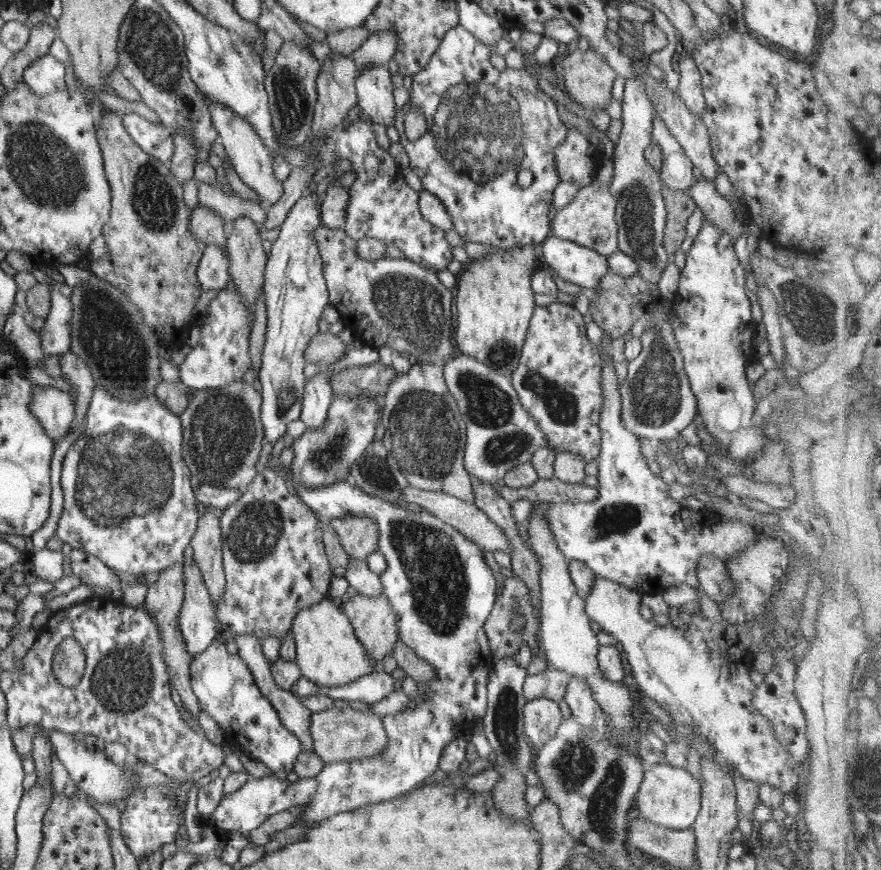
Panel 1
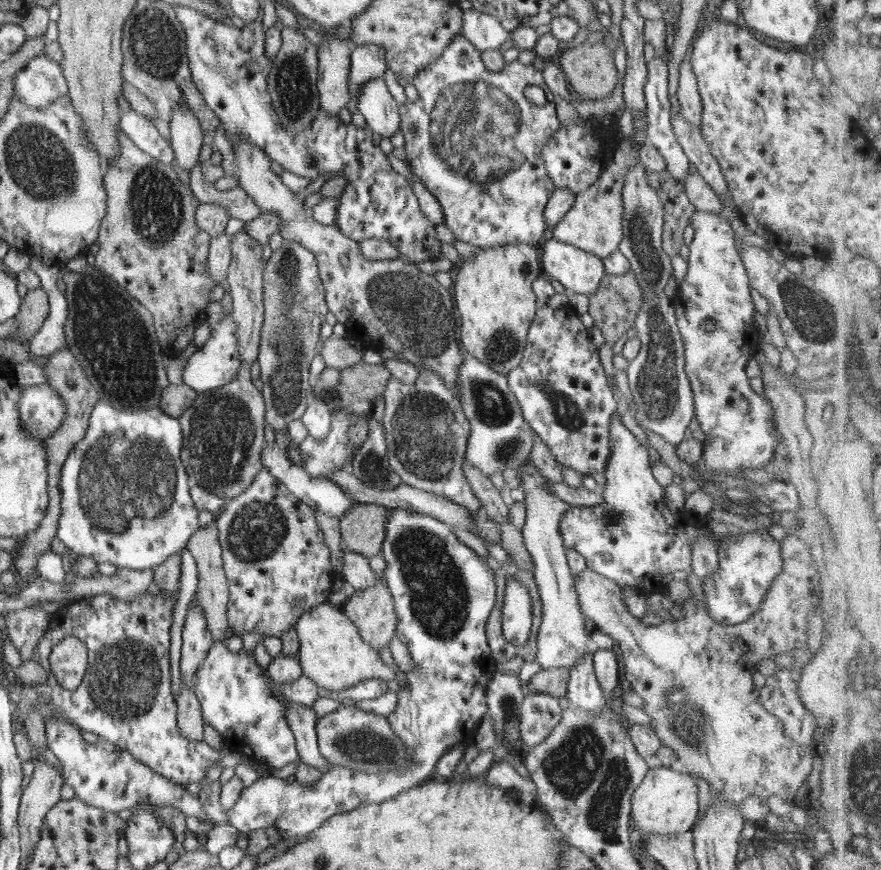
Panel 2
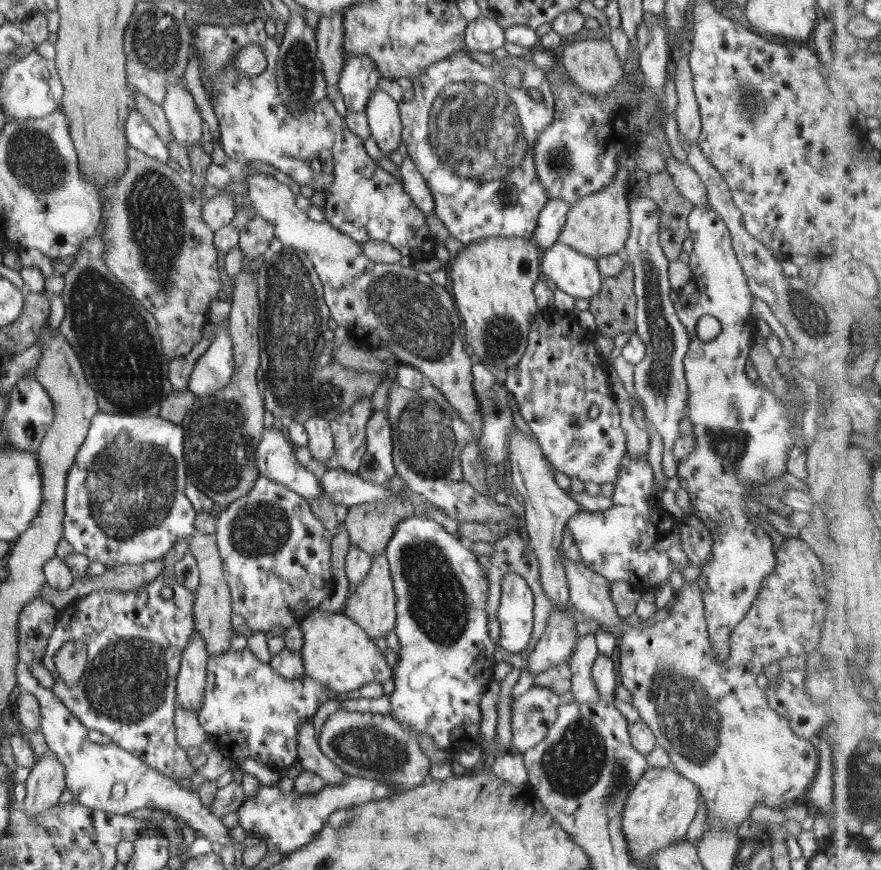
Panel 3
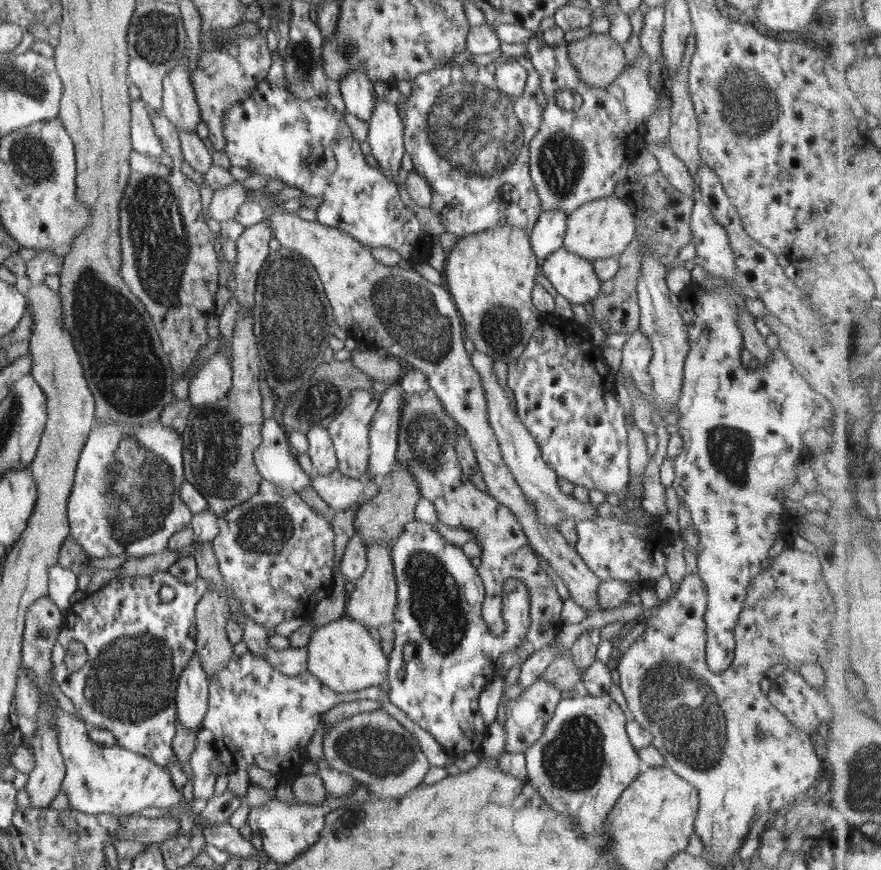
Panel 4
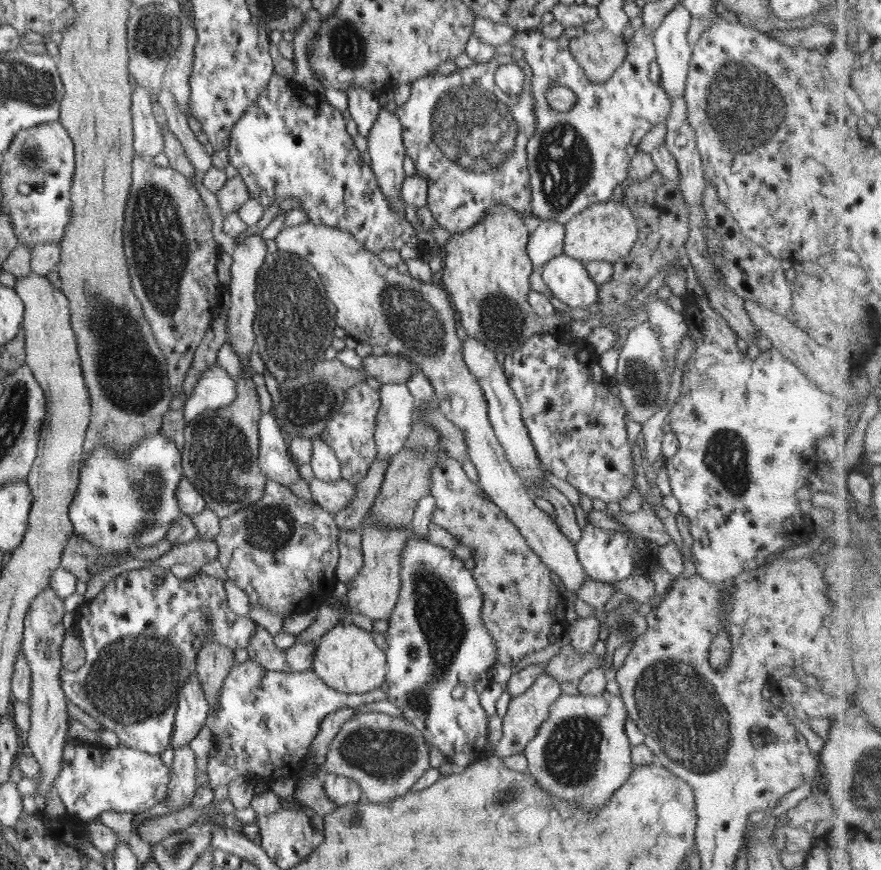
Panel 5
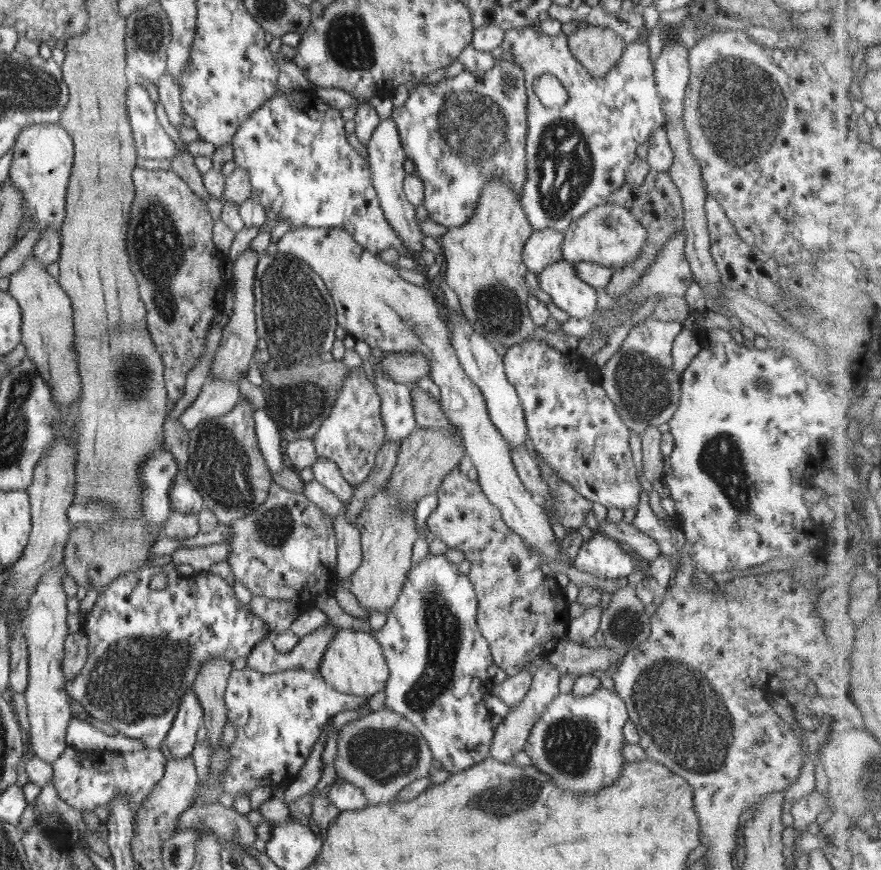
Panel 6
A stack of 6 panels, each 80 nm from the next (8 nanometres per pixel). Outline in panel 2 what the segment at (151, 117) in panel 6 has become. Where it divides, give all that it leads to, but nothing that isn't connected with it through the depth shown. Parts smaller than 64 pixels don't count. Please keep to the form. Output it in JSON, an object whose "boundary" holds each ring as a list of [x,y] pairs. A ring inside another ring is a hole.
{"boundary":[[[134,109],[120,114],[119,128],[135,146],[161,163],[173,162],[173,148],[160,135],[156,126],[148,117]]]}

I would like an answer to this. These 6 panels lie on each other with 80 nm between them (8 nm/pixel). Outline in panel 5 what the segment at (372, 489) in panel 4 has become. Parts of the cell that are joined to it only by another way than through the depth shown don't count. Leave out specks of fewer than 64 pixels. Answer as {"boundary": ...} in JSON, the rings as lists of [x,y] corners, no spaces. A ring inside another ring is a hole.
{"boundary":[[[314,478],[309,483],[314,502],[333,516],[349,503],[354,495],[354,485],[346,480],[324,482]]]}

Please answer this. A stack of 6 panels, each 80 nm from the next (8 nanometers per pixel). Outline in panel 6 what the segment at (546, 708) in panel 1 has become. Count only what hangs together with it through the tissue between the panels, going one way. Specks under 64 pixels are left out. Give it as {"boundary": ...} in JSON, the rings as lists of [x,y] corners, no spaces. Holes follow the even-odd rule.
{"boundary":[[[546,662],[546,664],[538,667],[538,669],[534,669],[531,687],[524,695],[524,698],[522,698],[521,703],[516,705],[495,729],[490,746],[490,758],[494,758],[501,763],[508,763],[519,752],[524,750],[532,727],[537,723],[537,718],[542,716],[543,710],[559,695],[560,672],[556,665],[552,666],[550,662]]]}

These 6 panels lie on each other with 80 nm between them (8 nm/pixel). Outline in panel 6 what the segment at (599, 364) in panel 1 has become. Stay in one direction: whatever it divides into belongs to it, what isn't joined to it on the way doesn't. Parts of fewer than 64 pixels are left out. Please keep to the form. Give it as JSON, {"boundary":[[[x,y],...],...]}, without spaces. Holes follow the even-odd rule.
{"boundary":[[[527,340],[520,344],[512,344],[512,347],[507,350],[506,355],[503,357],[505,374],[507,380],[511,386],[514,386],[517,395],[520,398],[521,406],[524,410],[526,427],[528,436],[532,440],[532,446],[537,451],[541,458],[550,465],[551,470],[558,474],[559,478],[562,478],[569,486],[572,486],[574,491],[578,492],[578,495],[582,495],[584,498],[591,500],[592,502],[599,502],[609,508],[619,508],[624,510],[626,508],[635,508],[639,505],[639,496],[642,492],[642,484],[637,478],[637,471],[634,462],[632,461],[632,451],[630,451],[630,429],[621,421],[618,412],[616,412],[616,406],[614,402],[610,400],[610,397],[606,395],[606,392],[602,390],[602,386],[599,383],[599,374],[597,368],[591,366],[588,360],[584,360],[582,357],[577,356],[575,352],[566,353],[559,352],[556,348],[548,346],[546,342],[542,340]]]}

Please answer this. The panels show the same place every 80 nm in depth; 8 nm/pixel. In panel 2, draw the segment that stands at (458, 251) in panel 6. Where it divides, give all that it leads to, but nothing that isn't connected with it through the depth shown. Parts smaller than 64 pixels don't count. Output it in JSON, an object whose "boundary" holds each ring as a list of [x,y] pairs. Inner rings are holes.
{"boundary":[[[513,243],[478,248],[474,255],[457,263],[454,298],[460,314],[460,343],[482,364],[506,376],[522,361],[527,332],[535,317],[537,296],[532,283],[542,275],[538,246]]]}

